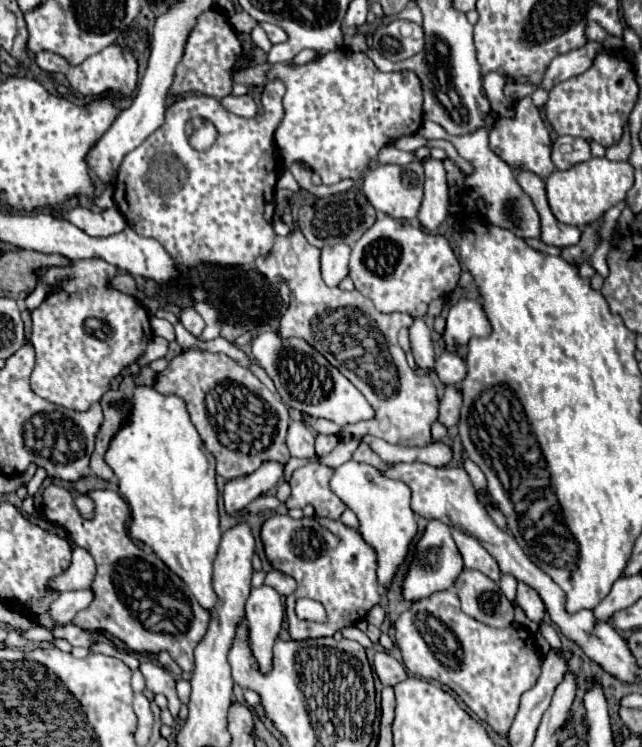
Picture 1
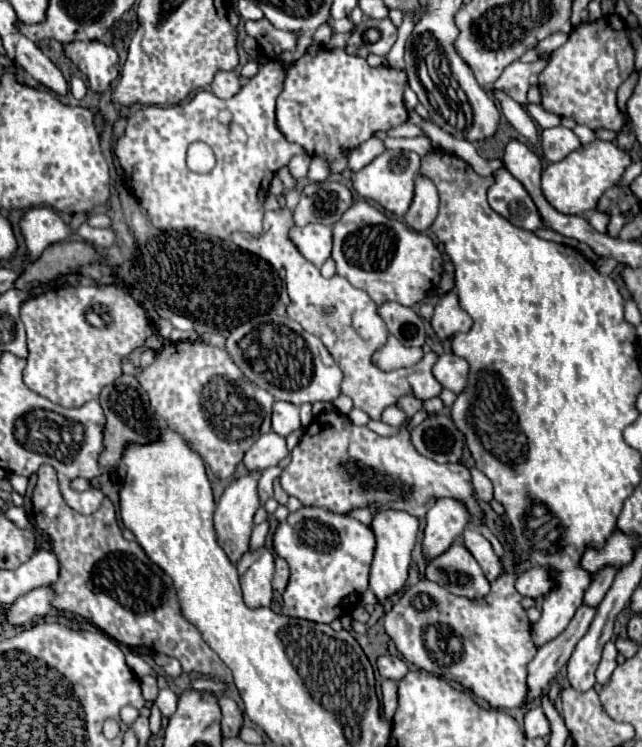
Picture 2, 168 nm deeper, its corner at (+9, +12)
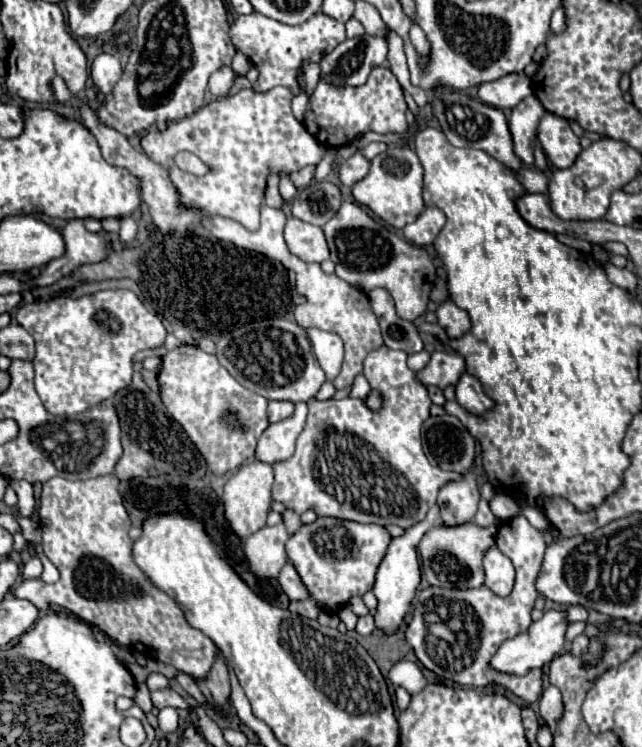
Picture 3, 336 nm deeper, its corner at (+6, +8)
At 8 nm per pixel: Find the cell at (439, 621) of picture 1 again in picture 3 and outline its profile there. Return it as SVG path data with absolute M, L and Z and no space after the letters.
M517 516L505 520L497 532L497 548L511 558L517 578L513 592L505 598L489 592L487 586L469 588L469 590L447 590L429 586L421 590L413 602L413 620L407 626L407 642L413 646L419 662L435 672L441 678L455 680L461 686L483 688L491 682L511 690L527 704L535 702L541 694L541 670L531 670L527 676L505 676L495 672L489 666L489 660L497 652L497 648L507 640L521 632L525 632L531 624L533 602L539 592L535 588L535 580L539 576L539 568L545 554L545 538L533 528L525 516Z

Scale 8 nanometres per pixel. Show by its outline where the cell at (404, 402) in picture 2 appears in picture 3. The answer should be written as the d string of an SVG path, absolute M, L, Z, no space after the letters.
M381 346L371 350L365 358L365 378L371 388L381 394L381 410L371 410L365 404L365 398L343 398L343 400L309 400L309 416L303 432L297 438L295 454L289 460L273 464L275 482L273 482L273 500L283 502L289 510L303 514L313 510L317 516L333 516L341 520L369 522L369 524L397 524L409 528L423 520L427 508L437 500L437 492L443 484L459 480L459 472L445 472L431 466L423 448L419 430L421 424L429 418L429 393L417 380L417 374L407 366L407 354L403 350L391 350Z

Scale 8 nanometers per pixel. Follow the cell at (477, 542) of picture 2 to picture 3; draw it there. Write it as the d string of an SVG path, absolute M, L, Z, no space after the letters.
M497 546L489 548L483 558L485 566L485 586L497 596L509 596L515 584L515 568L511 560L497 550Z

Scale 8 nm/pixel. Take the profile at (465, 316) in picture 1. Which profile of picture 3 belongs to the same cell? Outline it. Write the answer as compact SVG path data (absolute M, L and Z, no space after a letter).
M451 300L439 304L439 308L437 308L437 324L445 330L445 334L451 340L461 338L463 334L467 334L471 330L471 318L467 316L467 312L463 308L459 308Z

